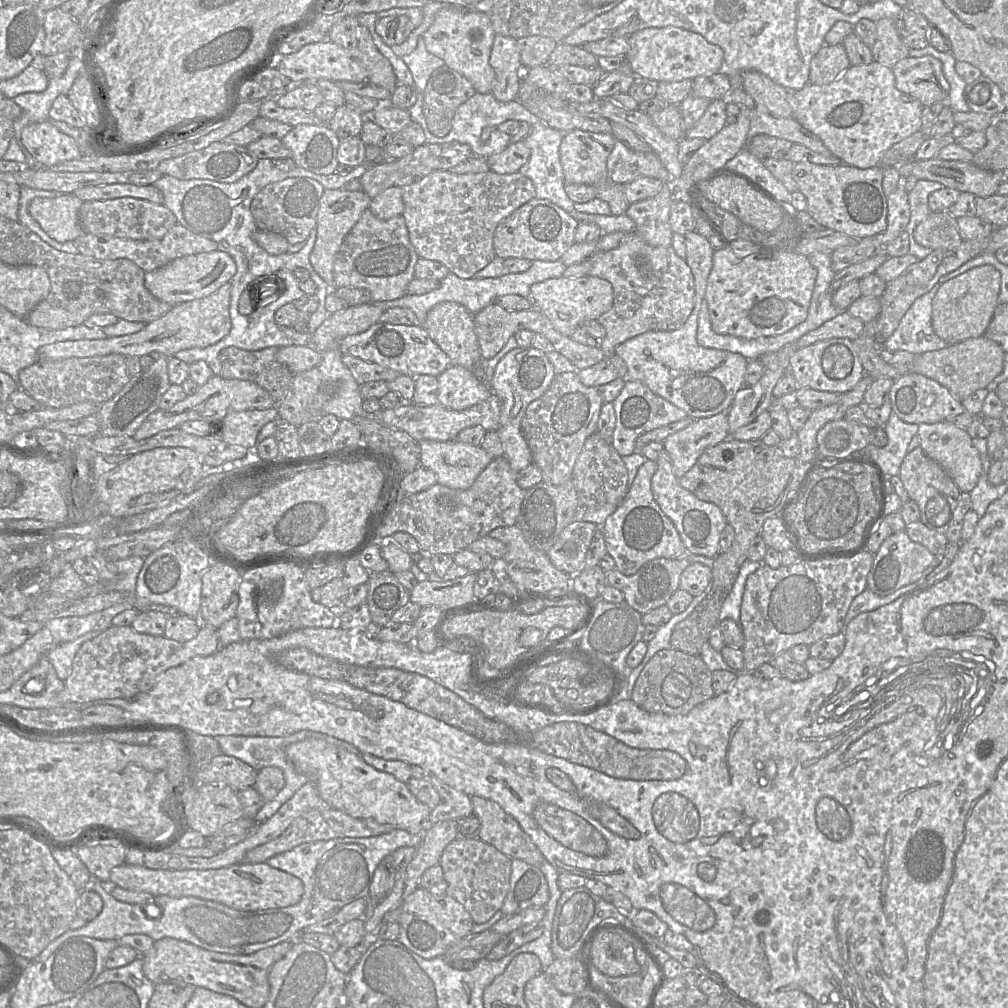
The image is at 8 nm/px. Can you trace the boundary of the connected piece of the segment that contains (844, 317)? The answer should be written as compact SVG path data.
M845 310L792 343L794 343L794 349L800 349L817 341L831 338L847 338L854 341L863 333L864 326L865 323L862 320L853 317Z

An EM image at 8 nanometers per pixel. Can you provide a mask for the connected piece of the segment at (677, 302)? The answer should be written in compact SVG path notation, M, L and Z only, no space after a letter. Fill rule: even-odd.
M629 232L620 244L609 251L595 251L590 257L588 275L609 281L613 288L614 300L610 310L597 319L606 334L598 343L605 360L615 355L616 347L622 342L647 331L673 331L679 329L688 319L695 304L694 276L685 259L679 257L672 246L653 247L636 233Z

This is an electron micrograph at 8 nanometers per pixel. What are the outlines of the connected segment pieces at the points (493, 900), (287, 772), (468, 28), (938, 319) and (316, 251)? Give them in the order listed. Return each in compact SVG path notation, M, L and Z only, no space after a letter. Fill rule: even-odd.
M458 837L443 851L439 864L447 882L446 895L458 901L475 924L489 921L501 910L510 888L511 861L508 856L478 837Z
M302 730L287 736L281 737L269 737L269 736L242 736L242 735L218 735L214 737L218 742L221 752L223 754L236 757L243 762L249 764L254 769L259 771L260 769L268 766L273 766L280 768L285 777L285 785L284 787L278 792L278 794L269 802L266 802L256 814L254 820L256 823L264 822L265 820L272 817L279 808L287 802L295 792L300 789L307 781L307 777L296 771L293 763L287 758L285 749L288 745L303 741L308 738L316 738L322 739L328 743L334 744L336 746L342 747L349 752L358 755L358 748L356 746L351 746L347 742L338 740L330 735L309 731L309 730Z
M450 7L439 10L431 26L421 36L428 52L463 75L476 92L487 94L492 91L496 80L495 71L489 63L495 35L486 13L476 11L475 8Z
M990 264L971 268L940 286L932 301L932 328L949 345L985 334L999 305L1000 272Z
M344 188L325 189L320 198L316 217L317 236L309 259L314 270L330 289L334 288L334 258L347 234L355 226L362 213L369 208L371 200L363 191L350 191Z

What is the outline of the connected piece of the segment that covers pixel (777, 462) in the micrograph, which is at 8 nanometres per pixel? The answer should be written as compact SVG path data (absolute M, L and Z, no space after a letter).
M732 435L706 448L692 468L679 478L679 484L698 499L717 505L727 523L734 529L731 547L714 558L712 589L706 598L672 631L671 649L698 655L709 642L712 629L718 626L722 605L731 592L742 564L748 559L753 539L759 535L766 519L776 517L789 492L799 480L802 467L793 458L785 457L777 446L766 446L761 439L740 441Z

